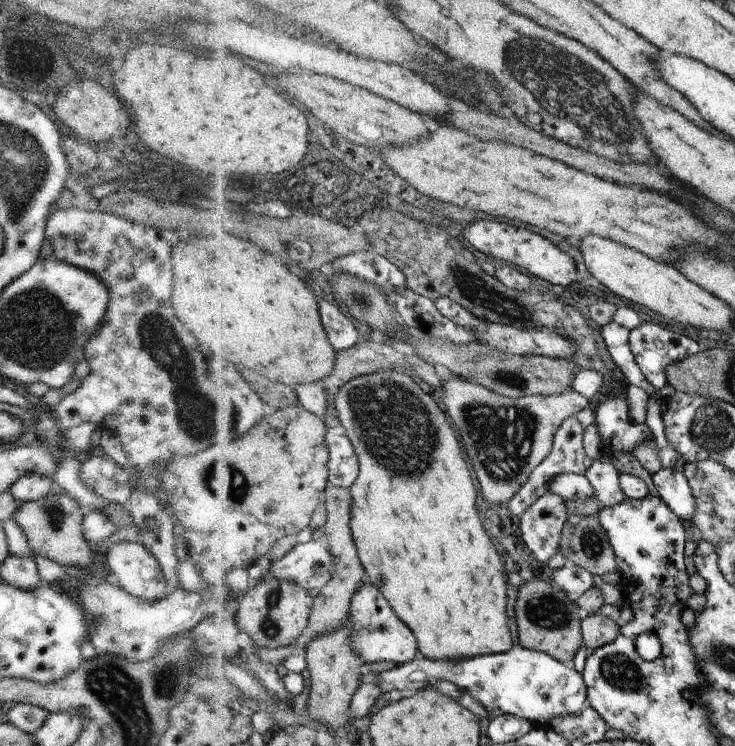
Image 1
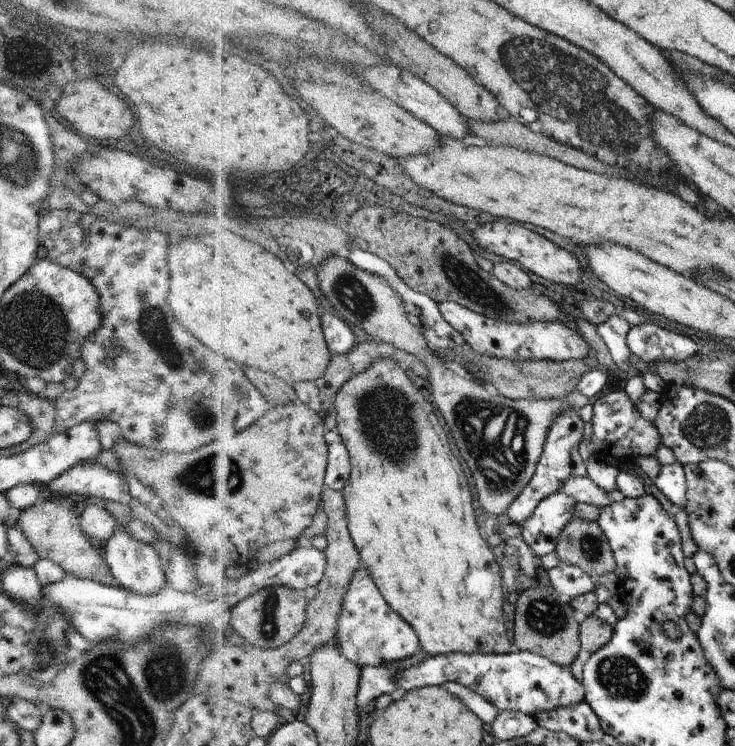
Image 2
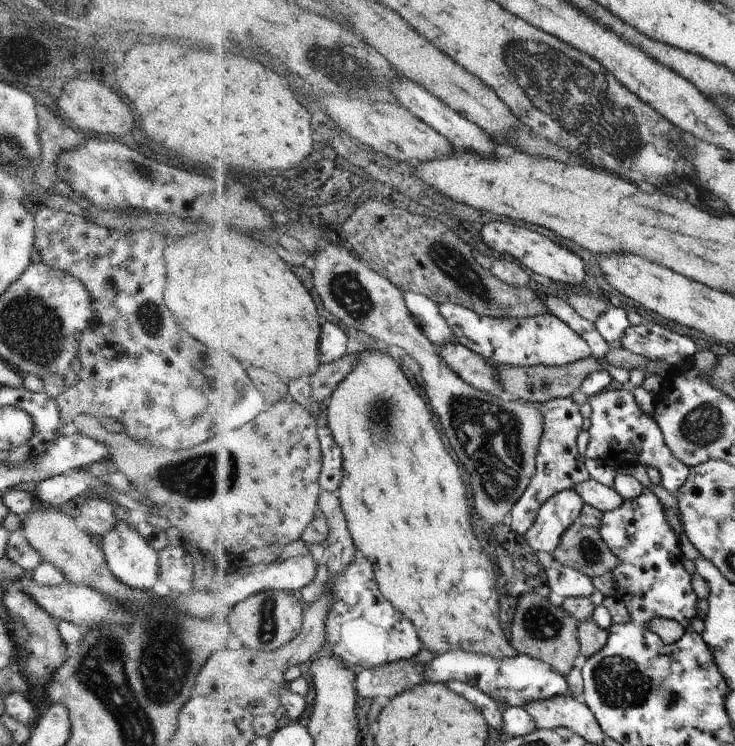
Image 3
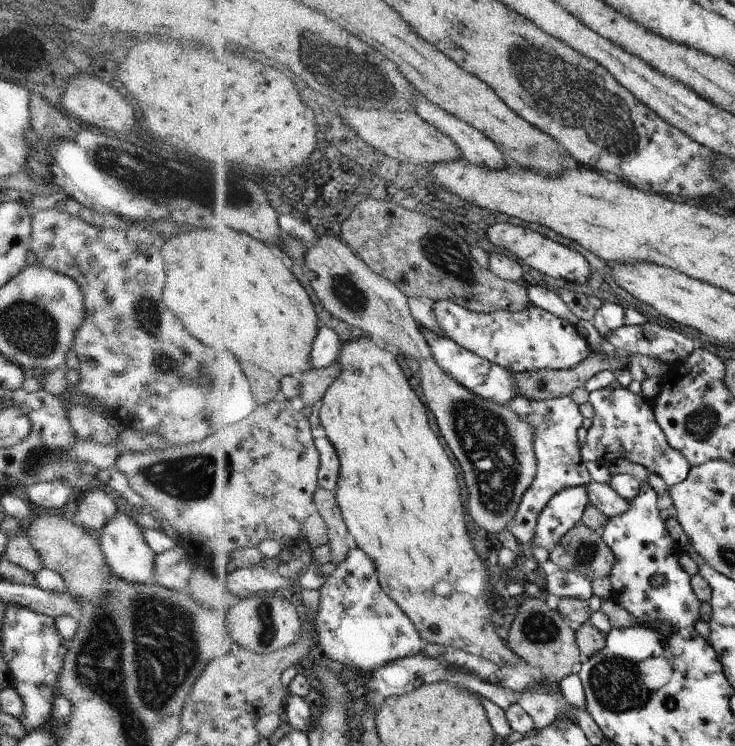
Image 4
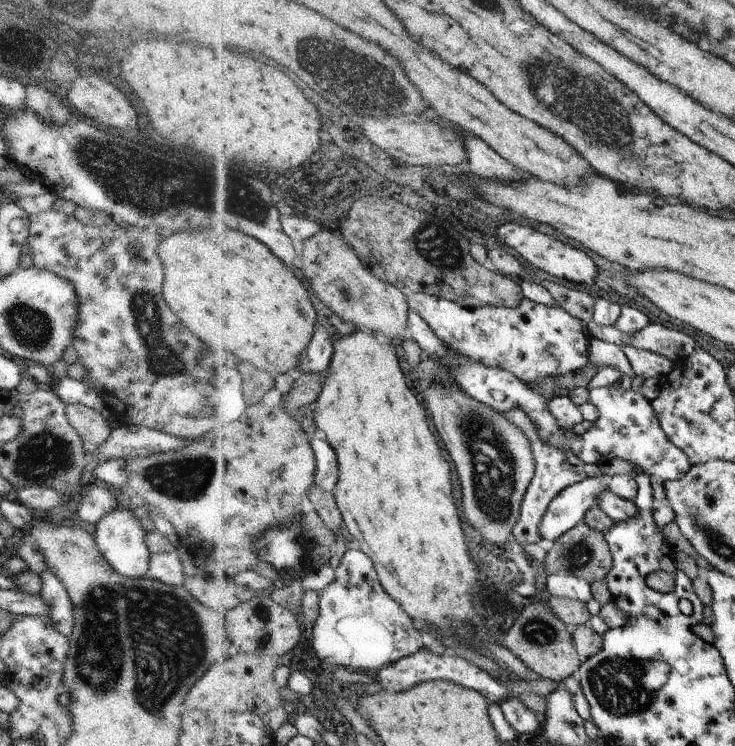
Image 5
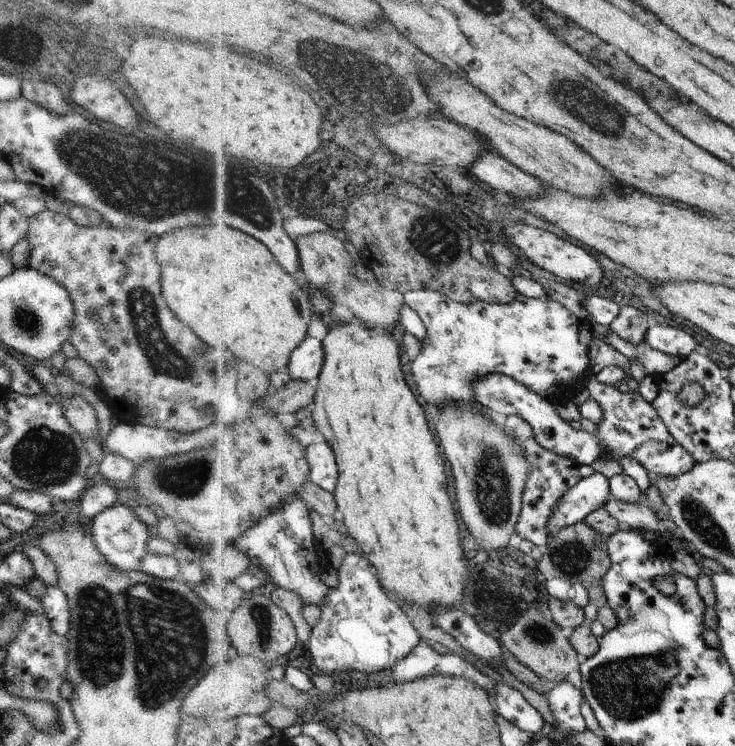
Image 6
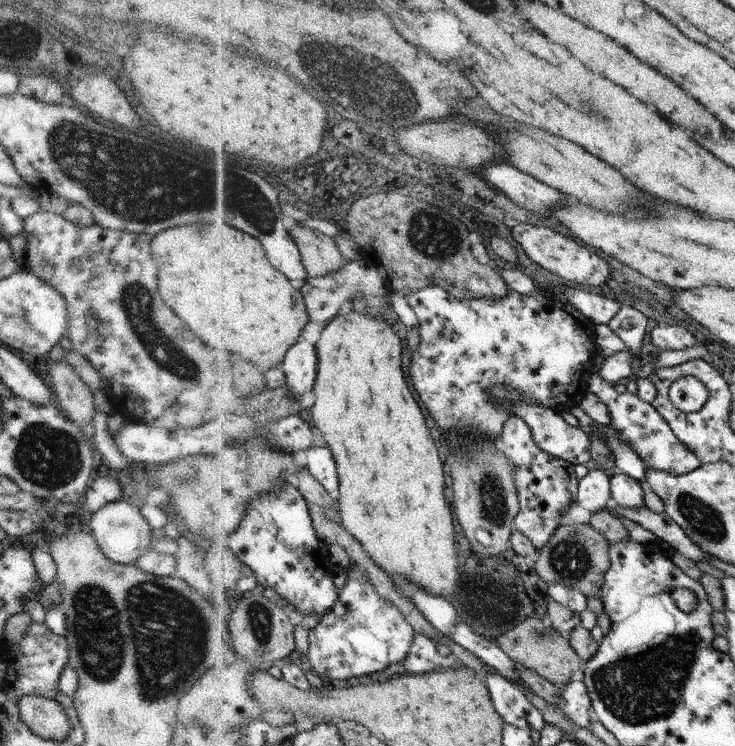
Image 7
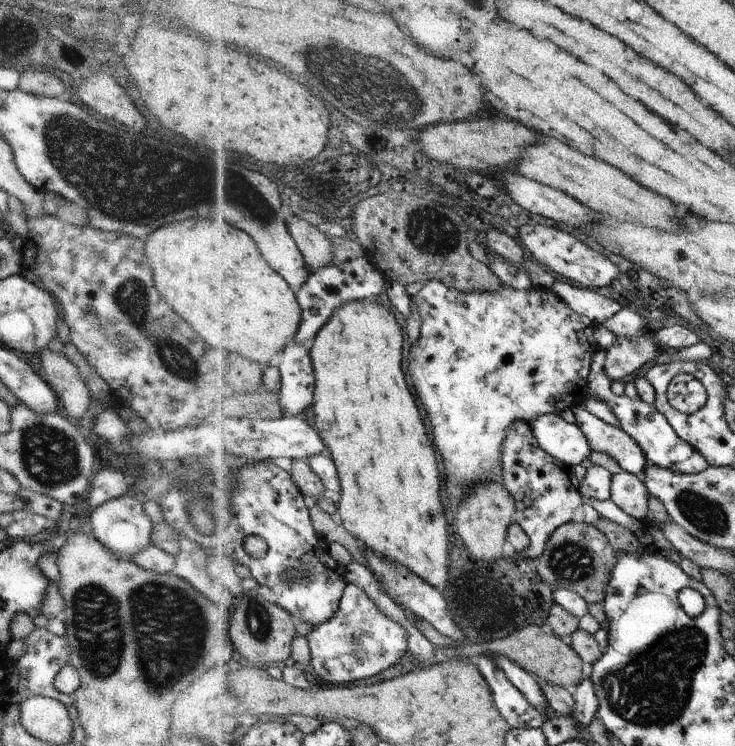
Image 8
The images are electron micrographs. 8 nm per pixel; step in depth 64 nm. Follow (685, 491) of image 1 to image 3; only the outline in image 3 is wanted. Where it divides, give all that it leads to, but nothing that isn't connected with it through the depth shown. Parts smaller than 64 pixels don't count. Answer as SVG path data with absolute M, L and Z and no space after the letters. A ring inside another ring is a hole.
M625 389L604 390L589 397L590 415L589 440L585 459L616 458L632 460L646 468L656 468L660 472L662 486L675 495L676 490L688 478L690 468L680 462L664 442L663 432L653 414L644 412L637 404L632 391Z

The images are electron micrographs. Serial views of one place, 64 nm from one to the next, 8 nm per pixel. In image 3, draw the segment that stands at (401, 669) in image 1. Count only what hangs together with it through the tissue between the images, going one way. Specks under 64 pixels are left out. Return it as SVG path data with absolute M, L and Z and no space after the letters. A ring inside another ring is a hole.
M464 649L452 650L443 655L438 655L431 664L428 664L426 676L431 683L447 683L452 680L466 682L466 684L482 690L496 703L502 702L507 707L523 707L524 704L530 704L534 700L548 700L554 696L570 697L570 688L568 688L566 676L552 670L542 660L520 654L516 658L496 658Z

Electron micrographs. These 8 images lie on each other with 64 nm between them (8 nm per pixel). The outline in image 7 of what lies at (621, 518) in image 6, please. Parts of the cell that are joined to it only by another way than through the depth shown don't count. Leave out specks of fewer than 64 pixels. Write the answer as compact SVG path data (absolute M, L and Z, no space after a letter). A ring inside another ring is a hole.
M612 505L614 512L626 520L632 520L634 524L640 524L642 528L650 530L664 542L668 542L675 550L686 558L690 558L695 563L703 560L712 560L714 556L706 554L698 544L694 544L692 538L686 536L686 532L668 516L668 514L654 514L648 507L638 508L638 510L626 510L618 505Z

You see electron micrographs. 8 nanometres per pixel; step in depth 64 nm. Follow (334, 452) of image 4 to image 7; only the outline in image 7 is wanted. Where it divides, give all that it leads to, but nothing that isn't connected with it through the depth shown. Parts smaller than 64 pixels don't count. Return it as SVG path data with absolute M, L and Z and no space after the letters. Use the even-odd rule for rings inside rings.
M326 444L324 447L312 448L304 456L314 476L328 488L331 494L338 498L341 494L341 482L338 464L334 458L334 452Z

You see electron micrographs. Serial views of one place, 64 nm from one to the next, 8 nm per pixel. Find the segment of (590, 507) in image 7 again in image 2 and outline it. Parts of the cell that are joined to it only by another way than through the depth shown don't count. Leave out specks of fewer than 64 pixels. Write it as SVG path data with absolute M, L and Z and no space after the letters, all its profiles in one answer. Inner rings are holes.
M560 490L544 498L522 524L521 533L526 544L539 557L554 553L564 527L574 518L576 500L568 490Z

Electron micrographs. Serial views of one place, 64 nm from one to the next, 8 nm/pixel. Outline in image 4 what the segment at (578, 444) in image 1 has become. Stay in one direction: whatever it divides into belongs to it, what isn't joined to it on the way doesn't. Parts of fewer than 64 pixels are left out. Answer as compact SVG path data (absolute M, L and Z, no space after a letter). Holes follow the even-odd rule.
M518 396L510 401L510 410L514 410L522 420L526 420L534 428L534 457L536 457L536 474L520 504L509 531L524 544L532 544L534 530L540 511L546 508L550 499L568 487L588 484L590 473L578 450L576 432L584 422L579 406L569 396L551 398L545 401L533 401Z

